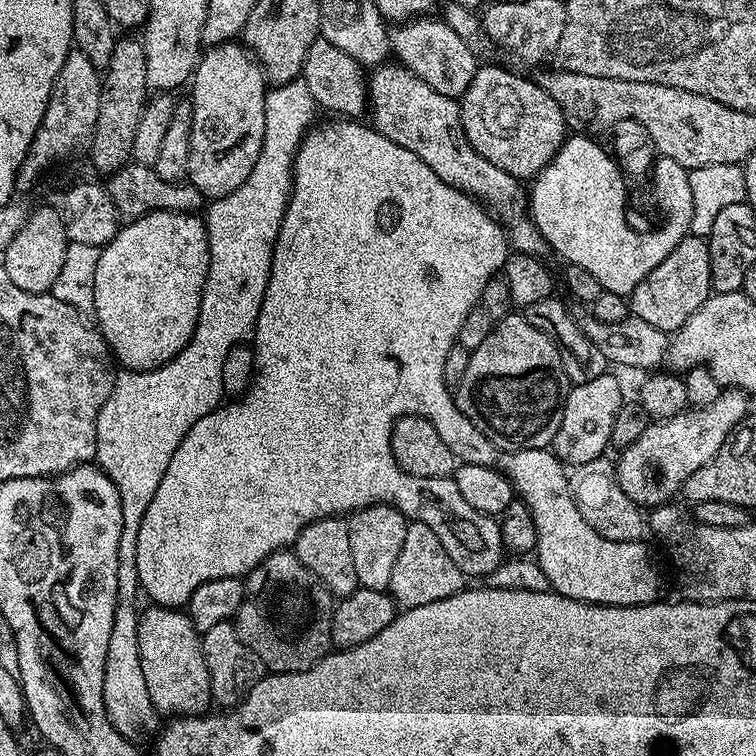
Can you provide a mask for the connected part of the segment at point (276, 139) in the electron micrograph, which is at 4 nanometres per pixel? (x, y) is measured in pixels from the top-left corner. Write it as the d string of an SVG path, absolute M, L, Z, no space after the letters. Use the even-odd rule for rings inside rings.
M297 78L269 87L266 94L266 128L262 134L262 150L258 154L258 162L254 162L254 170L250 170L250 178L225 196L217 196L207 205L203 213L204 229L208 235L208 274L206 286L202 294L202 302L198 310L198 322L190 341L170 362L153 368L151 372L133 372L120 370L116 374L116 382L110 390L110 398L102 406L96 423L96 458L95 463L114 482L122 502L122 538L118 550L118 594L116 595L116 613L114 614L114 630L110 634L110 650L104 667L104 705L108 720L122 734L133 742L148 740L157 735L162 727L160 711L150 702L150 690L146 686L146 678L142 674L142 658L138 654L138 608L135 608L136 595L142 589L136 565L136 539L142 526L142 518L146 514L146 506L154 498L154 490L158 490L158 482L162 482L162 474L166 474L166 466L170 466L170 458L174 458L174 450L186 438L190 426L198 422L198 418L206 418L214 409L221 407L224 387L222 386L222 362L226 354L235 344L245 343L255 333L256 319L262 310L262 298L266 294L266 282L270 282L270 262L272 247L276 244L278 230L282 226L282 218L286 214L288 200L292 197L292 167L296 161L296 151L300 143L313 127L312 120L318 113L314 102L314 94L310 94L306 82Z

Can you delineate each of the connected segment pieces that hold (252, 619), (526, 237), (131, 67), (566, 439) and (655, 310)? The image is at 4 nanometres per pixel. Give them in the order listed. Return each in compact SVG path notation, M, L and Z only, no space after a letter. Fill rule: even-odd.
M281 550L266 557L244 580L244 601L236 612L234 623L242 642L262 658L269 673L301 672L314 666L333 651L332 609L334 597L313 572L306 570L295 551Z
M385 62L371 69L368 76L368 108L372 112L371 127L382 133L390 142L406 146L410 154L418 154L442 182L476 197L485 208L498 217L512 252L547 257L548 239L538 230L526 207L526 192L521 181L506 174L494 162L489 162L470 146L460 121L460 106L453 97L438 94L422 78L399 62Z
M117 39L114 54L110 54L110 62L102 72L98 122L92 127L90 143L87 145L88 156L98 171L111 174L132 160L134 134L138 130L142 110L149 99L150 89L146 82L146 50L143 39Z
M606 371L598 378L590 378L590 382L572 384L567 389L562 422L550 445L551 451L555 452L565 465L575 466L582 462L594 462L607 453L604 451L609 451L614 414L618 414L620 405L626 400L623 390L620 389L619 378L612 375L611 371Z
M687 234L654 270L650 270L650 274L646 274L646 278L642 278L642 282L638 282L638 286L634 286L630 312L642 318L642 322L650 322L650 326L658 326L658 330L671 334L679 330L686 318L690 318L712 293L708 241L705 237Z

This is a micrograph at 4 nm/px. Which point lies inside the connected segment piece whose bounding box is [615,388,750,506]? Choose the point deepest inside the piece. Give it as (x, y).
(655, 466)

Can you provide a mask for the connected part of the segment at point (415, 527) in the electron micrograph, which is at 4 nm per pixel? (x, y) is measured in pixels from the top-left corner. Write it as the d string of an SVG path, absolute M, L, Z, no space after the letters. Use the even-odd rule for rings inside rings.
M409 523L406 530L406 542L402 542L402 551L398 553L398 562L394 562L394 574L390 574L387 591L401 609L414 606L426 606L426 602L438 602L450 598L450 594L465 587L466 577L454 566L450 554L438 542L430 526Z

